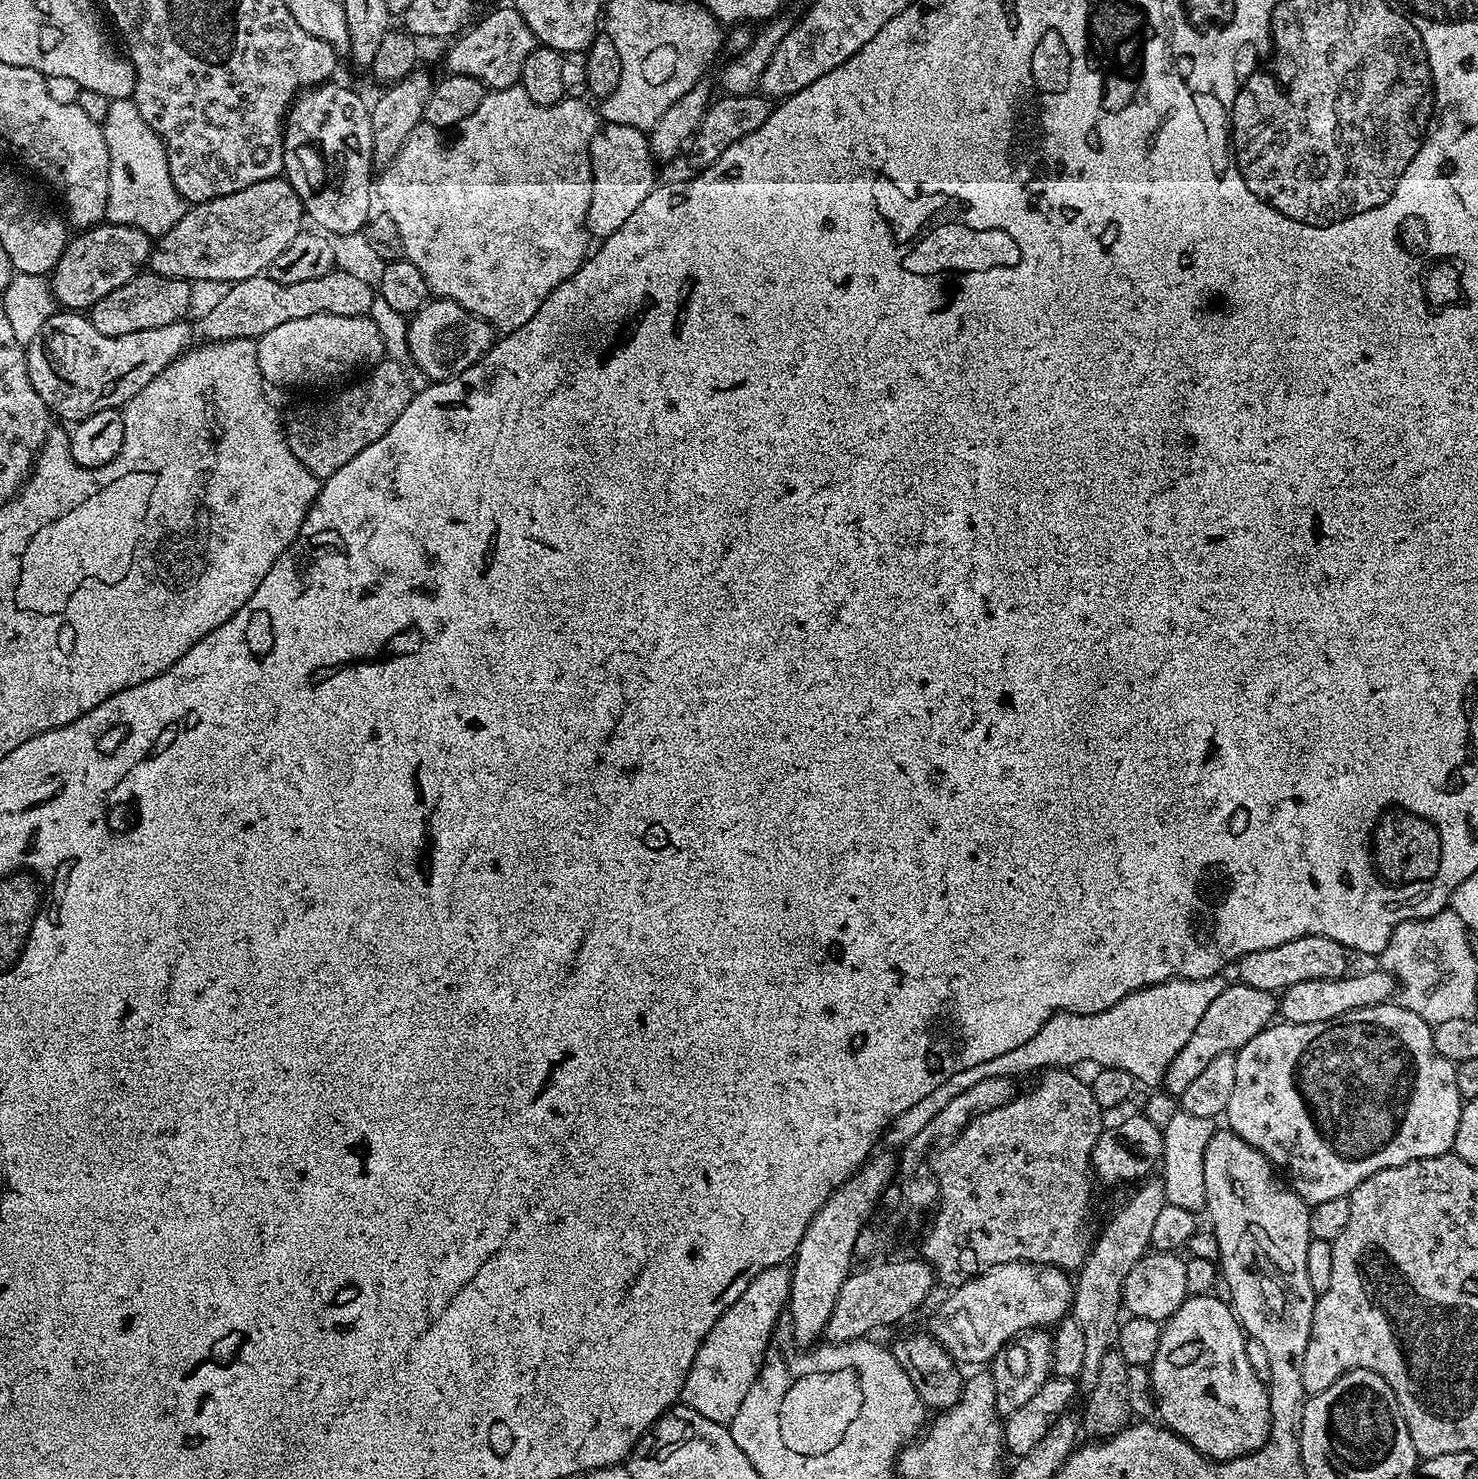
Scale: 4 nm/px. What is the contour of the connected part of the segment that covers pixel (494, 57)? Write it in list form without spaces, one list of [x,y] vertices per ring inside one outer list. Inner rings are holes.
[[[515,6],[496,8],[477,19],[467,30],[451,41],[444,64],[453,76],[478,78],[485,89],[509,88],[520,83],[522,65],[538,46],[536,35],[526,26],[526,18]]]

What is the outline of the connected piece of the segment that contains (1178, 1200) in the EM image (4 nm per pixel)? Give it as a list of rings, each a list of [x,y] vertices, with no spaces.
[[[1177,1109],[1163,1125],[1163,1148],[1160,1163],[1160,1179],[1168,1203],[1183,1207],[1191,1212],[1205,1209],[1205,1152],[1210,1138],[1218,1130],[1215,1120],[1186,1114],[1184,1109]]]

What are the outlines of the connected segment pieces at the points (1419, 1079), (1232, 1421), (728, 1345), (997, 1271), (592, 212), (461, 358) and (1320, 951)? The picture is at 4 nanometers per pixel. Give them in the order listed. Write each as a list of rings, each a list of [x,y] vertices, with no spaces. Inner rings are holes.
[[[1396,1002],[1354,1010],[1350,1014],[1330,1018],[1330,1022],[1273,1023],[1271,1026],[1263,1028],[1254,1038],[1250,1038],[1250,1042],[1246,1042],[1246,1046],[1242,1046],[1239,1052],[1235,1053],[1234,1090],[1230,1094],[1230,1102],[1223,1115],[1223,1119],[1228,1120],[1227,1131],[1238,1134],[1238,1138],[1242,1138],[1242,1142],[1254,1146],[1254,1150],[1262,1153],[1272,1163],[1273,1168],[1283,1173],[1287,1183],[1309,1206],[1318,1202],[1327,1202],[1329,1198],[1351,1197],[1354,1189],[1366,1178],[1378,1174],[1378,1170],[1406,1166],[1406,1162],[1414,1162],[1422,1158],[1447,1156],[1453,1151],[1456,1143],[1462,1097],[1458,1090],[1456,1065],[1450,1060],[1442,1058],[1436,1052],[1432,1030],[1433,1025],[1418,1018],[1418,1014],[1400,1007]]]
[[[1209,1294],[1184,1300],[1176,1313],[1163,1321],[1150,1371],[1159,1419],[1209,1460],[1223,1462],[1245,1456],[1268,1440],[1272,1428],[1268,1389],[1265,1381],[1258,1378],[1254,1366],[1250,1366],[1250,1358],[1246,1358],[1246,1333],[1227,1299],[1219,1300],[1216,1294]]]
[[[785,1265],[762,1270],[762,1274],[742,1290],[742,1298],[738,1298],[738,1302],[734,1302],[734,1306],[726,1309],[722,1318],[710,1326],[710,1334],[706,1334],[702,1346],[698,1346],[690,1374],[686,1374],[684,1389],[680,1391],[680,1400],[687,1407],[698,1410],[698,1414],[710,1418],[710,1422],[731,1425],[750,1386],[754,1386],[760,1377],[764,1355],[772,1343],[772,1331],[781,1323],[788,1307],[791,1281],[791,1271]]]
[[[1010,1262],[986,1269],[973,1280],[967,1280],[959,1288],[951,1289],[947,1294],[949,1296],[941,1302],[940,1309],[932,1316],[931,1336],[952,1355],[952,1359],[957,1364],[984,1366],[984,1363],[987,1365],[992,1362],[997,1354],[1012,1344],[1021,1334],[1047,1329],[1065,1319],[1072,1306],[1074,1280],[1065,1269],[1053,1268],[1050,1264]]]
[[[609,124],[597,127],[588,147],[592,159],[592,193],[586,214],[586,228],[593,237],[603,238],[614,234],[642,202],[657,187],[657,161],[648,149],[648,136],[634,126]],[[596,235],[596,236],[595,236]]]
[[[439,298],[429,299],[428,303],[411,317],[408,324],[408,352],[416,363],[416,368],[432,382],[449,380],[452,376],[461,376],[470,366],[474,366],[489,350],[494,343],[494,329],[487,320],[467,312],[452,300]]]
[[[1303,936],[1294,938],[1294,942],[1282,942],[1282,946],[1254,950],[1250,954],[1239,957],[1234,964],[1235,979],[1246,986],[1254,986],[1254,990],[1279,994],[1298,982],[1310,982],[1316,978],[1340,979],[1349,971],[1348,956],[1350,957],[1349,949],[1334,942],[1334,938]]]

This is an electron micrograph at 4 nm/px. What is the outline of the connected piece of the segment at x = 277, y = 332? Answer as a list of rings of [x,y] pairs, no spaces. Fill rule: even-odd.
[[[323,312],[310,318],[294,318],[294,322],[282,322],[282,326],[266,330],[266,334],[256,340],[260,373],[269,385],[296,388],[299,384],[318,384],[344,376],[354,368],[371,369],[386,356],[384,336],[372,319],[371,315],[343,316]]]

